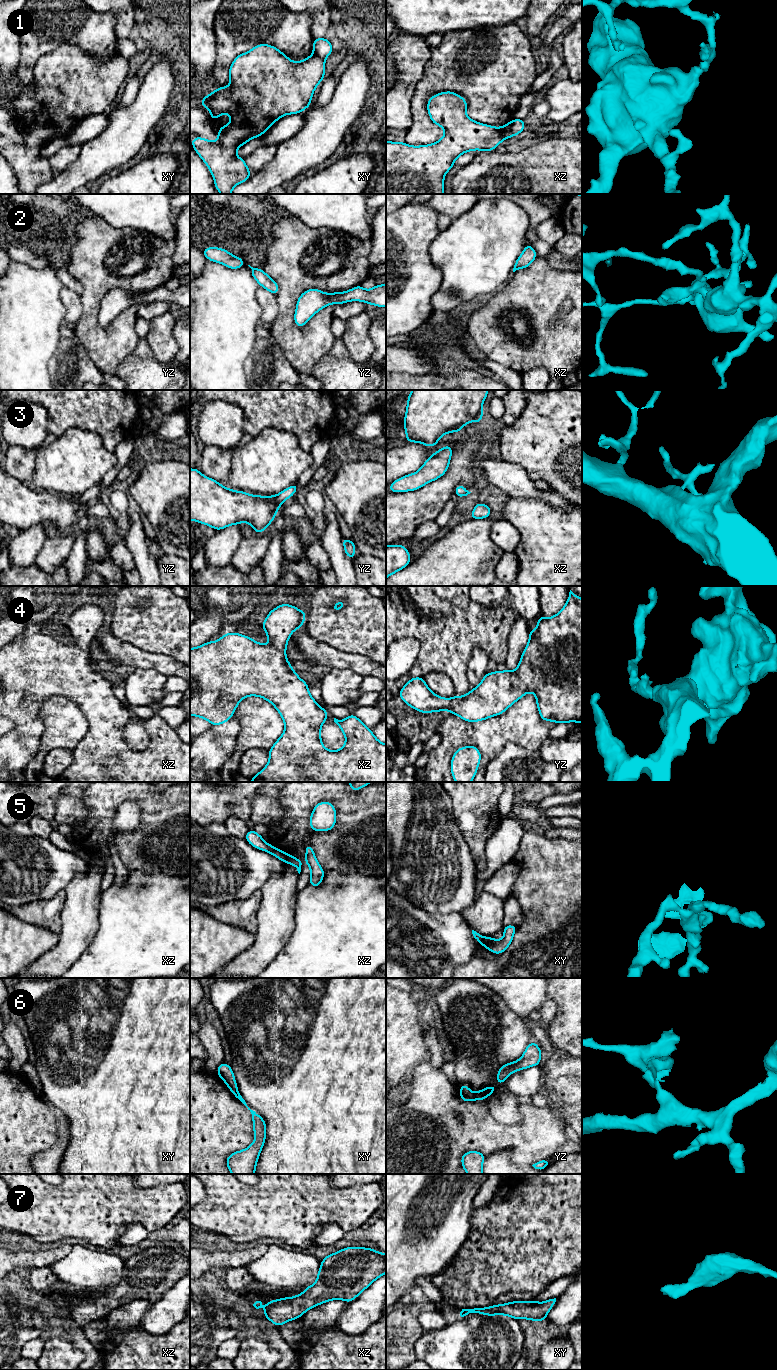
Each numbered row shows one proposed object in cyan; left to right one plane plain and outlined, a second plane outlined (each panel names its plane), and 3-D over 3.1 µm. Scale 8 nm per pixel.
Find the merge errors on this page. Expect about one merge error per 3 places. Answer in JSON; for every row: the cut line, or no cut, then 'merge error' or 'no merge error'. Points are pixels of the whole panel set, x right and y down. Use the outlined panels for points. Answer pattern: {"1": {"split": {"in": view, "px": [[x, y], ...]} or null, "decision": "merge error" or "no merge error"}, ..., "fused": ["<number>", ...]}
{"1": {"split": {"in": "xz", "px": [[512, 120], [509, 136]]}, "decision": "merge error"}, "2": {"split": null, "decision": "no merge error"}, "3": {"split": null, "decision": "no merge error"}, "4": {"split": null, "decision": "no merge error"}, "5": {"split": {"in": "xz", "px": [[290, 855], [284, 861]]}, "decision": "merge error"}, "6": {"split": {"in": "yz", "px": [[472, 1093], [475, 1099]]}, "decision": "merge error"}, "7": {"split": null, "decision": "no merge error"}, "fused": ["1", "5", "6"]}

